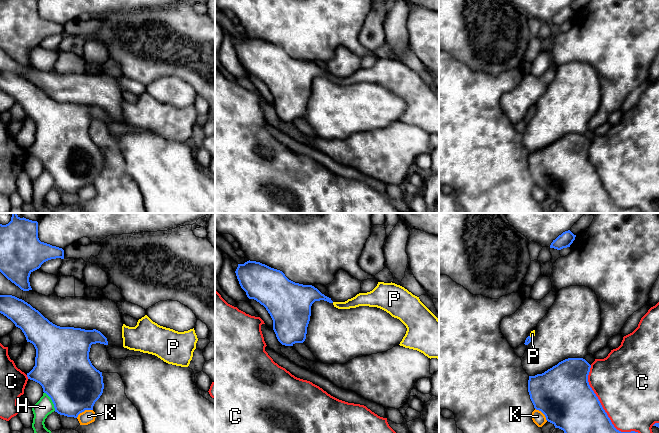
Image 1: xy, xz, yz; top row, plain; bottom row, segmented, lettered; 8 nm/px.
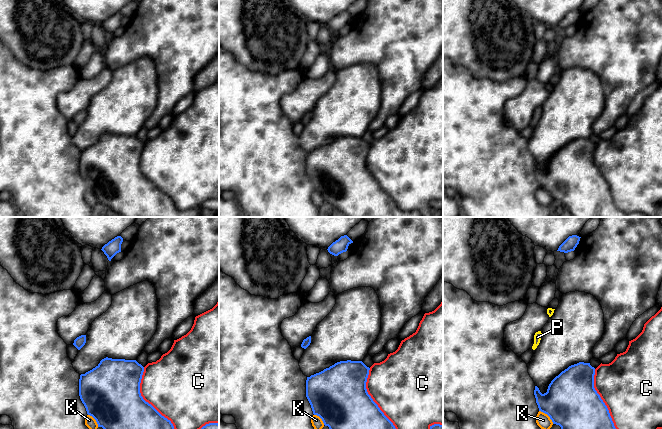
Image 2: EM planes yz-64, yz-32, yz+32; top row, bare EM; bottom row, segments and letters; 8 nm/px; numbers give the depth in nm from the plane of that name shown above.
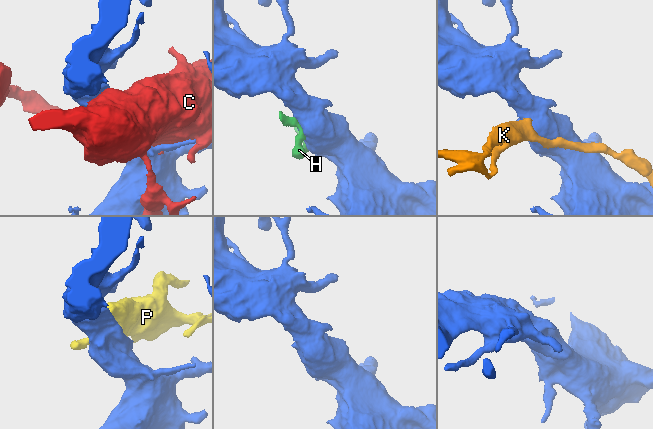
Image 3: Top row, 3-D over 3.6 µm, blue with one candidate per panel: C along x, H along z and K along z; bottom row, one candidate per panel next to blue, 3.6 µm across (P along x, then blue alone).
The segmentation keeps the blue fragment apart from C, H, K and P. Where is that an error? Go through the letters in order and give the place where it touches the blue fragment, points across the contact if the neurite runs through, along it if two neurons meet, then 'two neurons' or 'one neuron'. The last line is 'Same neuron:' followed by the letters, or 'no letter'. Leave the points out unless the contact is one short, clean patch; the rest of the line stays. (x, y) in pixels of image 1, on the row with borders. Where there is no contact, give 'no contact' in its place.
C: contact yz (602, 408); two neurons
H: contact xy (52, 401); two neurons
K: contact xy (84, 410); two neurons
P: contact yz (530, 338); way yz (528, 339), (530, 338), (532, 334); one neuron
Same neuron: P

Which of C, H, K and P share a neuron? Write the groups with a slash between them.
C / H / K / P

